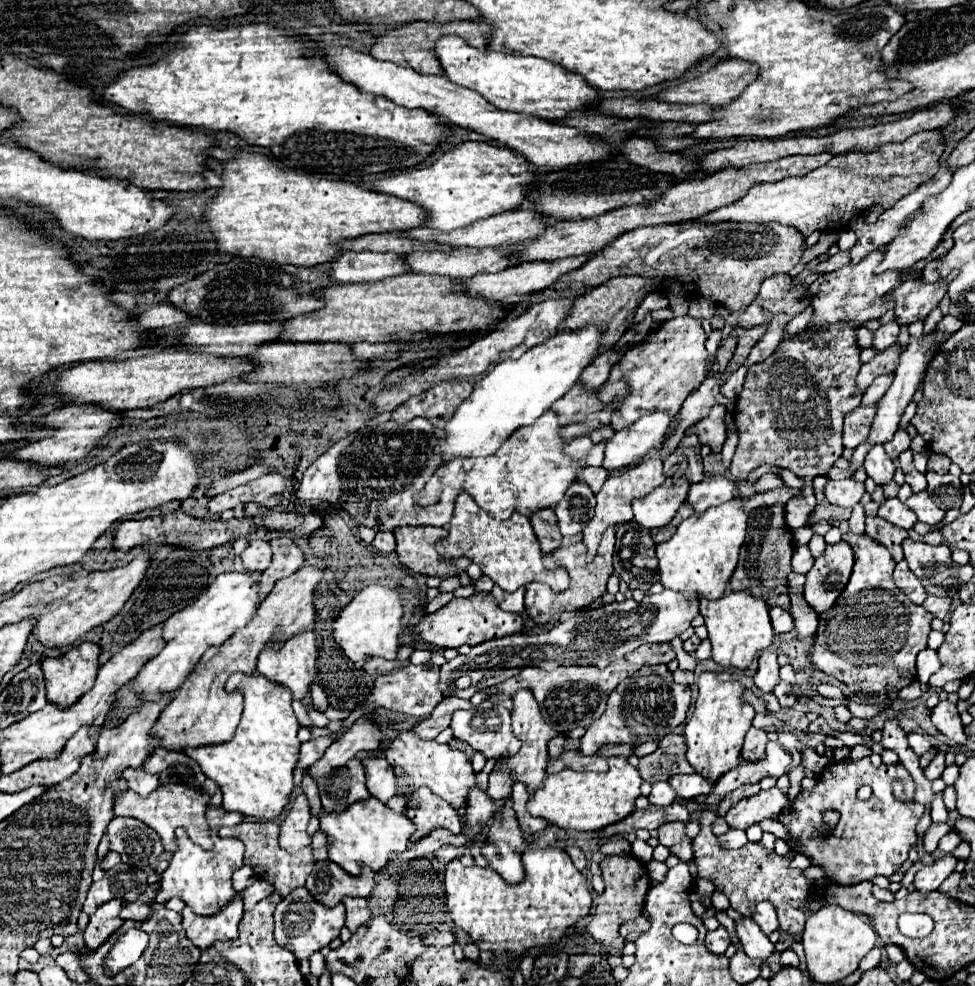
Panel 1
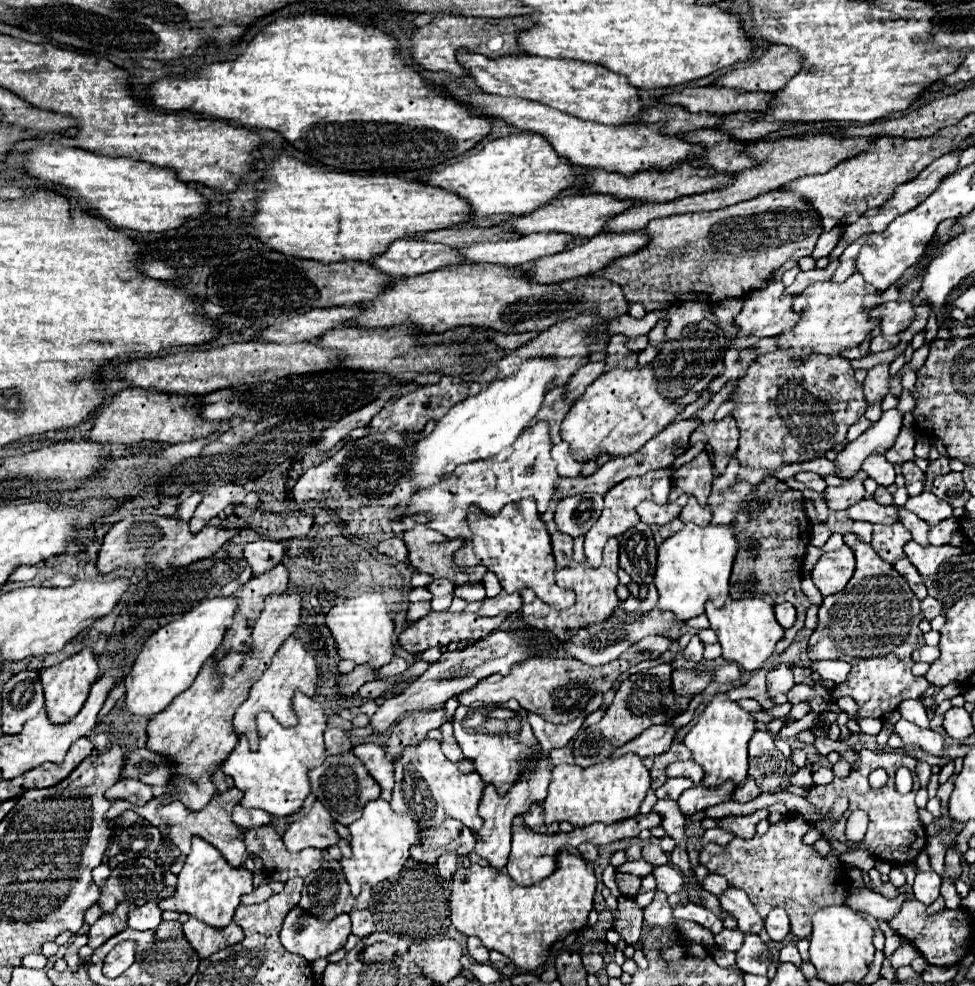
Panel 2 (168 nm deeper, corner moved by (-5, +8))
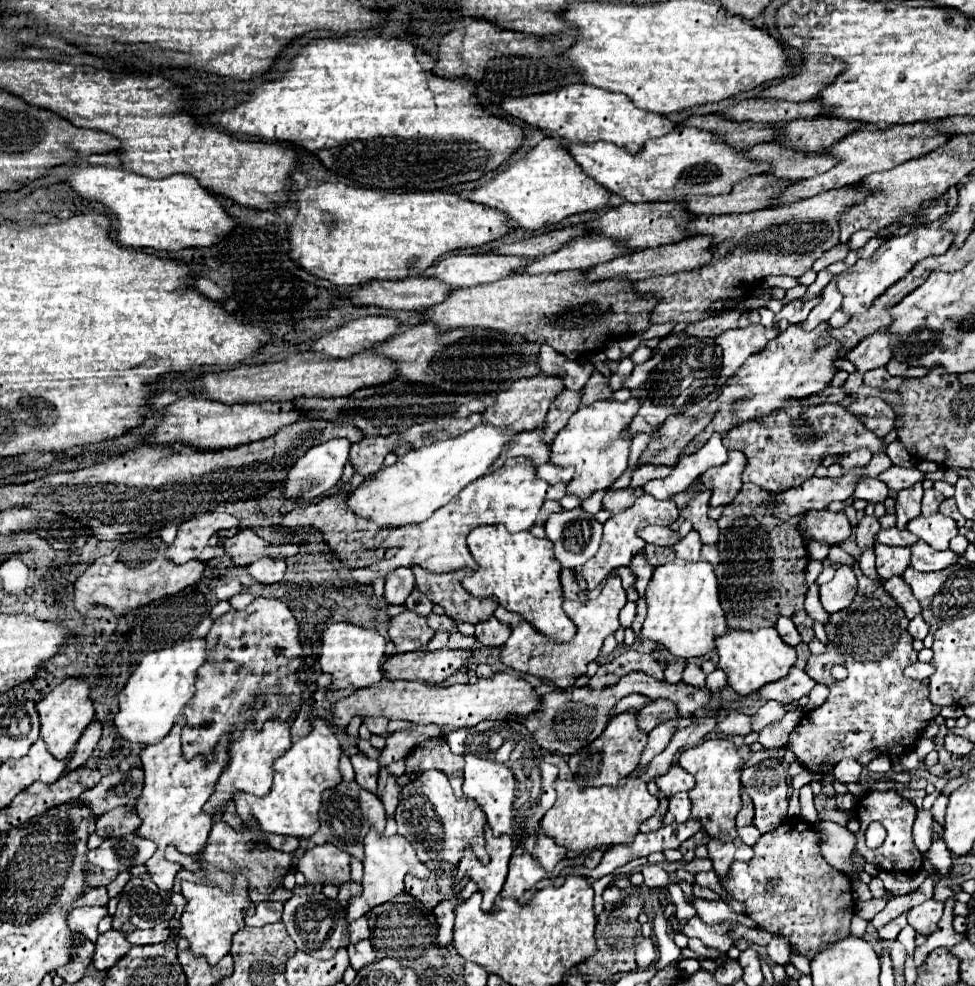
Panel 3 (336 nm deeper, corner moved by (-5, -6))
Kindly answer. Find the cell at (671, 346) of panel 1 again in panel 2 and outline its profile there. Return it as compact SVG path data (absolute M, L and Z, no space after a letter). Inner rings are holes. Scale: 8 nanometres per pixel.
M650 364L644 368L636 366L632 370L614 368L592 382L574 402L562 422L560 436L570 444L570 454L578 462L596 460L600 454L628 456L662 432L682 410L682 404L670 402L656 392L654 368Z

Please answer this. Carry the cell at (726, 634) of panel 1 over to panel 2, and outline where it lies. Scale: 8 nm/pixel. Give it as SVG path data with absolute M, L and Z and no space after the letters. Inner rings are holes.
M760 598L734 600L724 608L714 608L714 604L710 602L706 604L706 616L722 646L722 658L750 672L762 668L762 664L772 656L776 642L784 638L784 628L774 618L774 608Z

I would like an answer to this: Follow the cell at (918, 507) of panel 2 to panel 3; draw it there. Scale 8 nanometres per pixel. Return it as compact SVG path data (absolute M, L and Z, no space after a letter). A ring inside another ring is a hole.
M940 512L932 516L918 516L910 520L906 528L936 550L946 550L948 542L958 534L956 522L952 518L942 516Z

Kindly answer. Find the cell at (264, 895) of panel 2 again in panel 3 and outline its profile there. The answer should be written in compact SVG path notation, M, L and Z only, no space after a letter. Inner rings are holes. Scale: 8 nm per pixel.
M260 902L256 904L256 914L246 918L248 926L264 926L278 922L282 918L282 904L280 902Z

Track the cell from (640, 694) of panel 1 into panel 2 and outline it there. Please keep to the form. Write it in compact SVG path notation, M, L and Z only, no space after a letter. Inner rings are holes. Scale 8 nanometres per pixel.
M658 664L654 668L648 668L644 672L638 672L638 674L632 674L630 678L626 678L620 684L620 690L616 692L614 702L606 710L604 718L594 726L580 728L576 738L572 740L572 752L574 752L576 764L582 768L600 764L612 756L612 748L624 746L626 742L640 736L646 728L666 724L674 718L674 714L678 710L686 710L688 698L674 696L672 688L670 688L670 674L672 674L670 664Z

